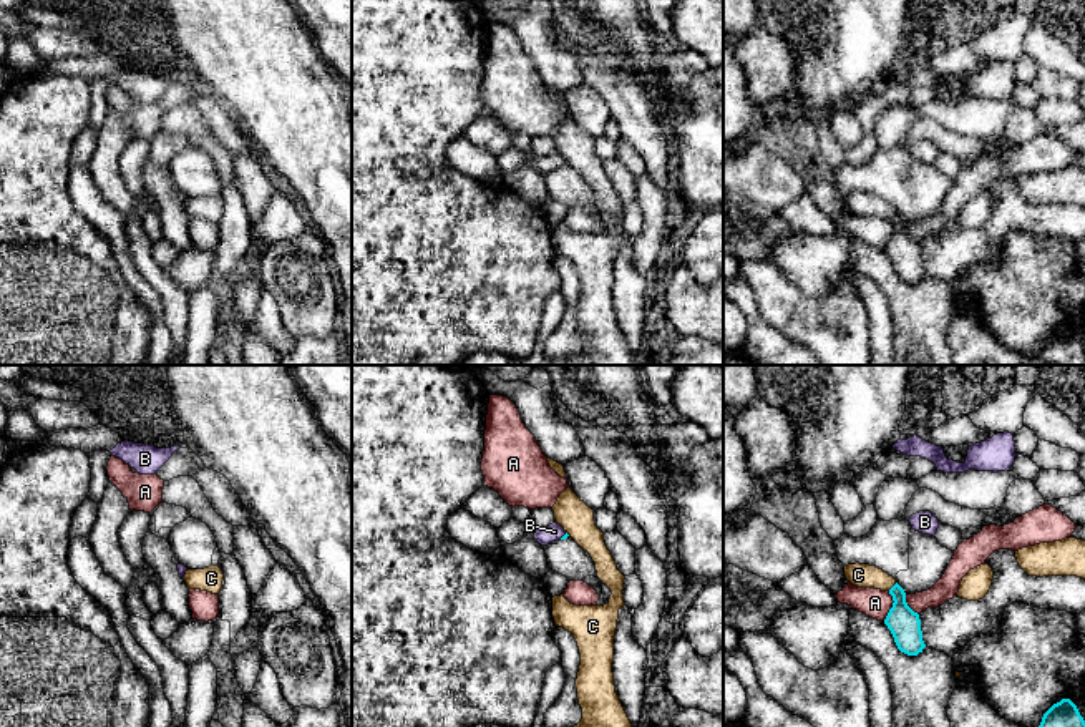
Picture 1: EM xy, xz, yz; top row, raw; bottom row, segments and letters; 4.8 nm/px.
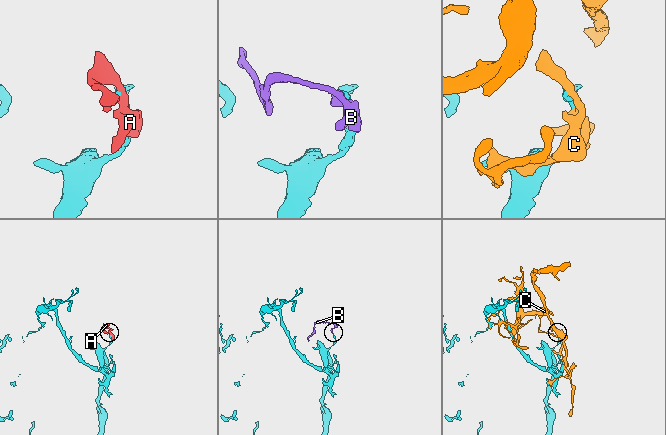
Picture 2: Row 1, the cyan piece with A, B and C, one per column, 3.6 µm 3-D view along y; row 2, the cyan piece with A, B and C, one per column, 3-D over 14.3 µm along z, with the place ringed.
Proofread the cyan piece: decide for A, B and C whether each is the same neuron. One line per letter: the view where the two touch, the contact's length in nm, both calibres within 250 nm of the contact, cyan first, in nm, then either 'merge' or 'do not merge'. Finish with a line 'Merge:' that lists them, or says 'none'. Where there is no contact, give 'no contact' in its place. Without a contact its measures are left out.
A: yz | 150 nm | 160/140 nm | do not merge
B: xz | 50 nm | 20/90 nm | merge
C: yz | 60 nm | 160/110 nm | do not merge
Merge: B

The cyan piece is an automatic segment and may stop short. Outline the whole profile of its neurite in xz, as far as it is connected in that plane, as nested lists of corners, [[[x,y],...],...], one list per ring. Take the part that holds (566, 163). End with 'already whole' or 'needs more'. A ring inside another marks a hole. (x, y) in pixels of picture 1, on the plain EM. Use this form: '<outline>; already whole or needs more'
[[[557,151],[549,153],[547,156],[542,158],[534,158],[534,168],[541,174],[547,174],[552,169],[557,168],[566,168],[569,163],[564,159],[564,156]]]; needs more

